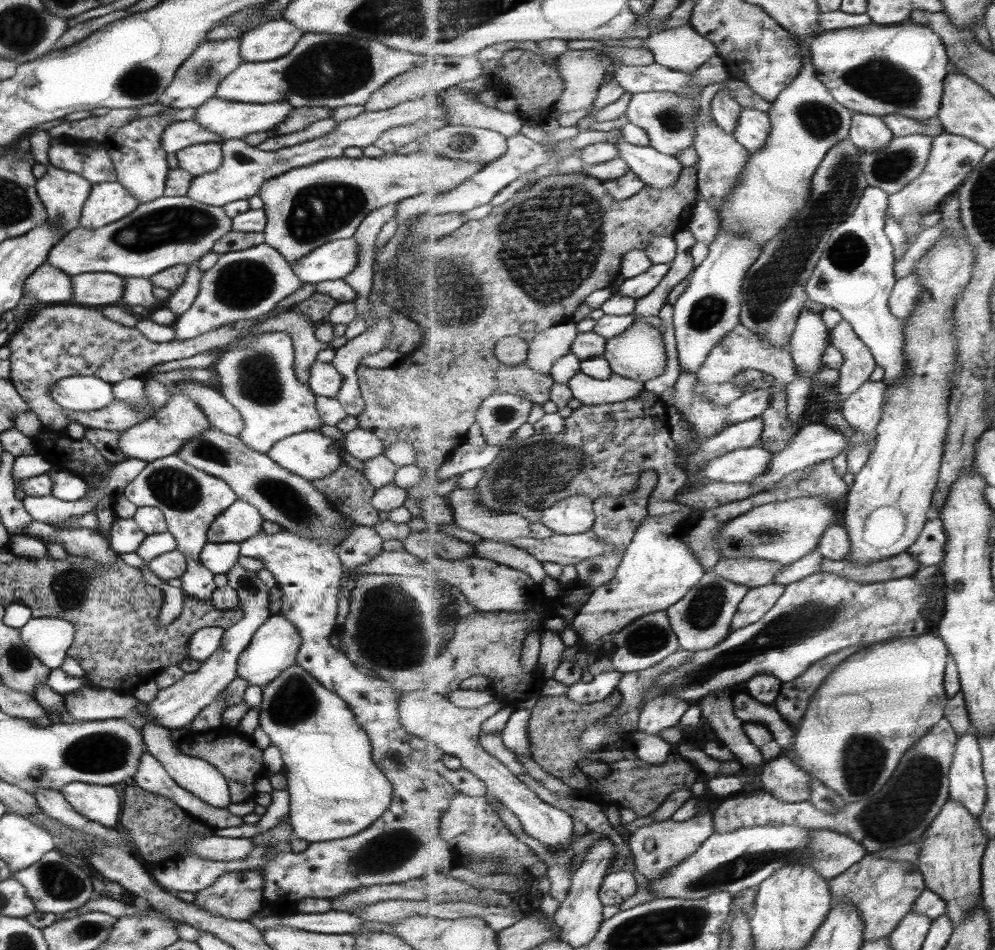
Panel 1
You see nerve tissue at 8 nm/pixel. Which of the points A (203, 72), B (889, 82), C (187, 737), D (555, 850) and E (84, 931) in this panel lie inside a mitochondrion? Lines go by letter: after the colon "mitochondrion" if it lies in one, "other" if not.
A: mitochondrion
B: mitochondrion
C: other
D: other
E: mitochondrion

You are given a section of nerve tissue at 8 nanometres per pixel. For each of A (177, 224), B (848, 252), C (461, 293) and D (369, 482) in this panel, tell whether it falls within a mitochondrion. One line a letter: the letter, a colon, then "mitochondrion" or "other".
A: mitochondrion
B: mitochondrion
C: mitochondrion
D: other

